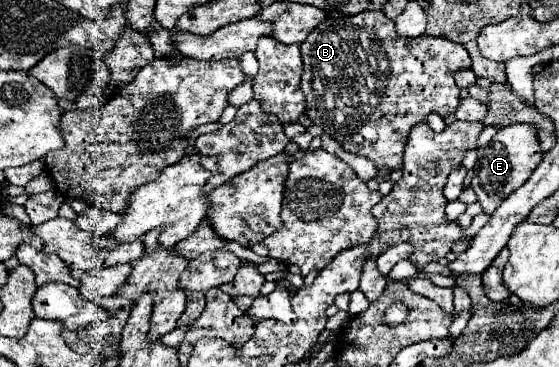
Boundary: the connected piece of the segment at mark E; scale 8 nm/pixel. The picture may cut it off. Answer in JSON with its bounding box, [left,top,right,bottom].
[472,123,542,213]

